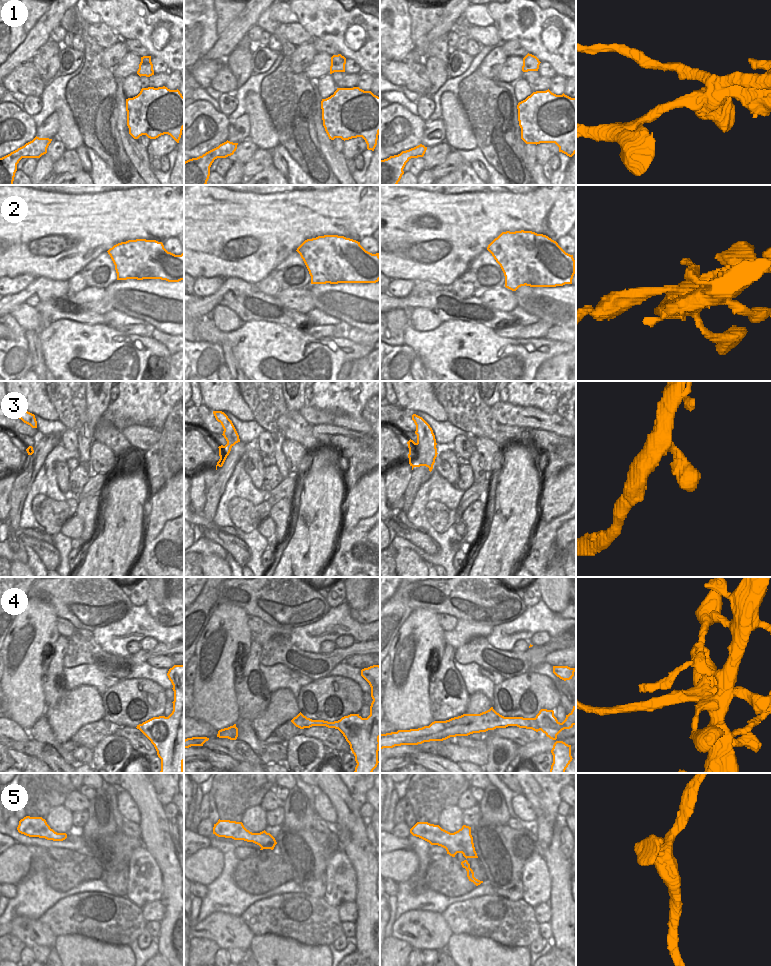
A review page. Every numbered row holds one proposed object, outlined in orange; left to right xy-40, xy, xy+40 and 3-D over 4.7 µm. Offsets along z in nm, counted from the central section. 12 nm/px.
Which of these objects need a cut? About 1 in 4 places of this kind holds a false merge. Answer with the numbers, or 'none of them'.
2, 4.

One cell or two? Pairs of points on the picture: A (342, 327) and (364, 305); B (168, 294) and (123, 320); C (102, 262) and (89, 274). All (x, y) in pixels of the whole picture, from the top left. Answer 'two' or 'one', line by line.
A: two
B: two
C: one

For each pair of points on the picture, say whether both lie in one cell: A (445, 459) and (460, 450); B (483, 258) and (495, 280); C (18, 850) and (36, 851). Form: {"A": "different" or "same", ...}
{"A": "different", "B": "same", "C": "different"}

